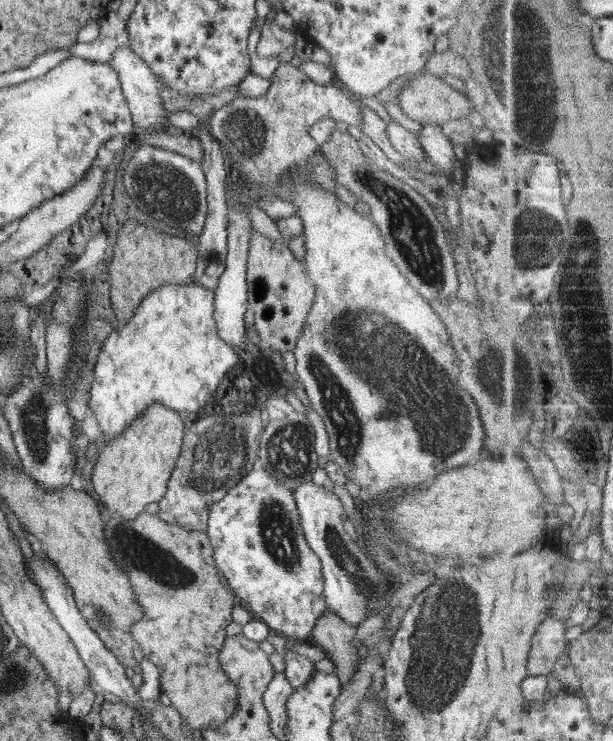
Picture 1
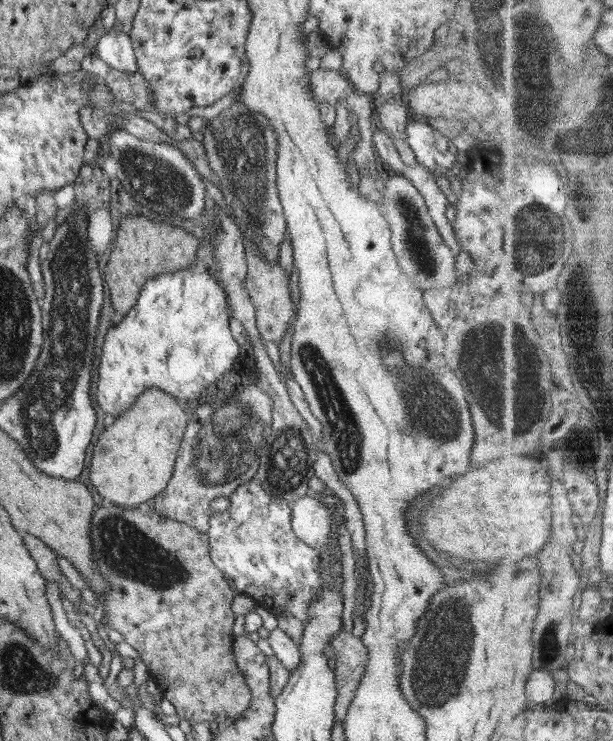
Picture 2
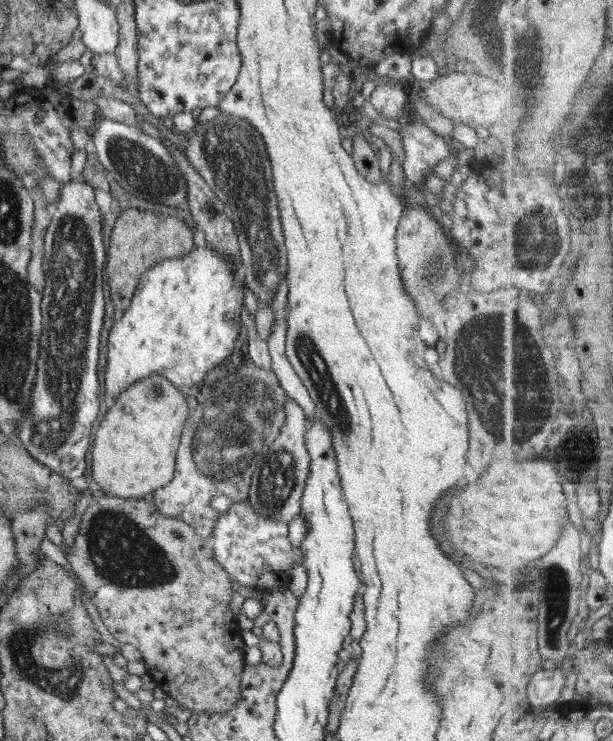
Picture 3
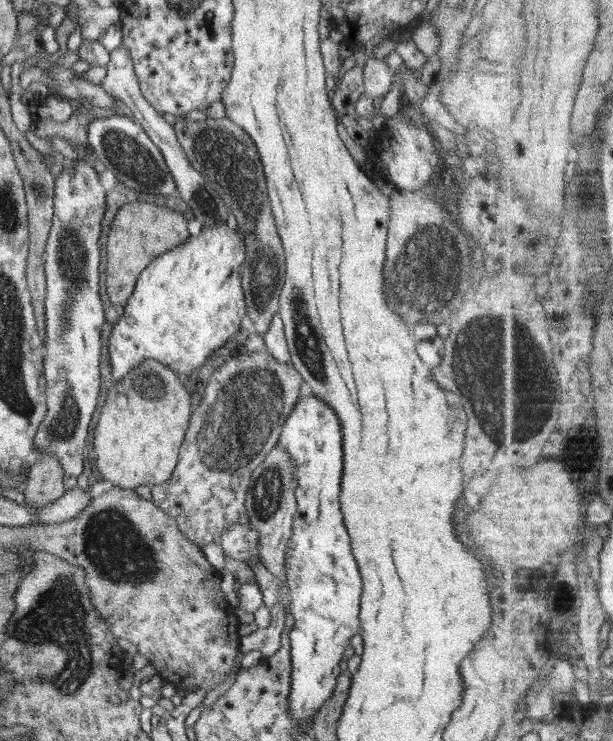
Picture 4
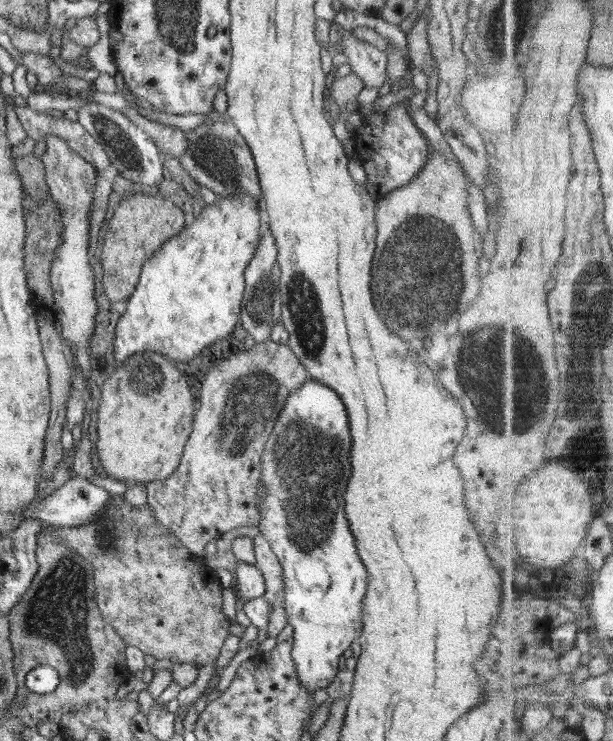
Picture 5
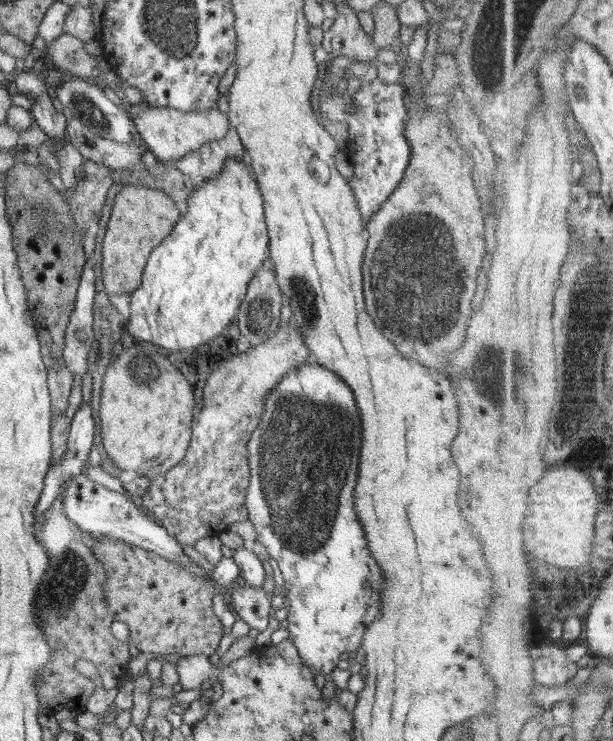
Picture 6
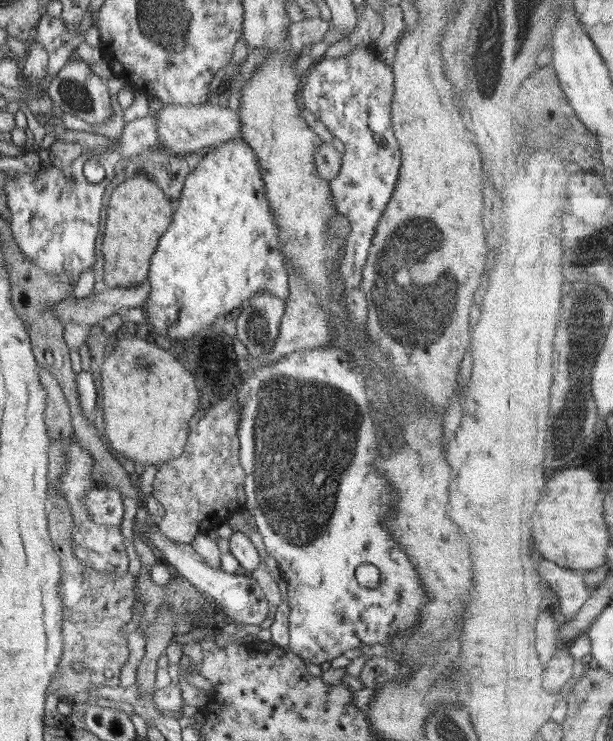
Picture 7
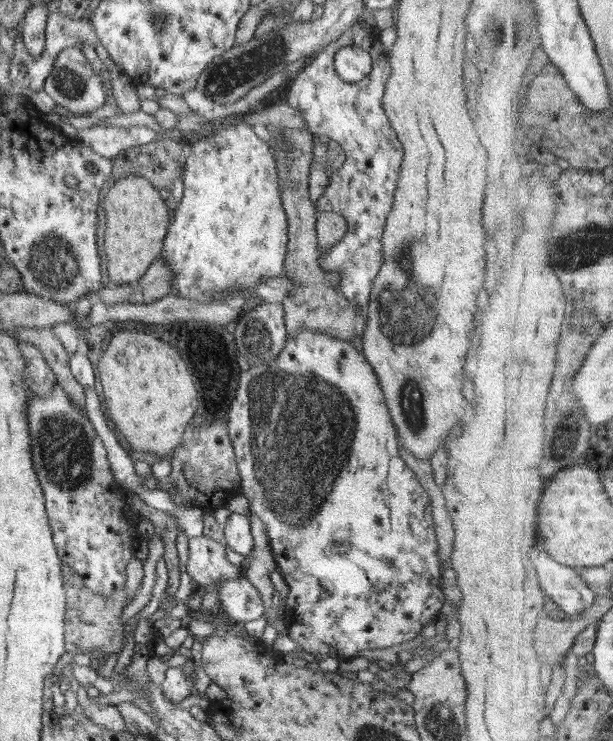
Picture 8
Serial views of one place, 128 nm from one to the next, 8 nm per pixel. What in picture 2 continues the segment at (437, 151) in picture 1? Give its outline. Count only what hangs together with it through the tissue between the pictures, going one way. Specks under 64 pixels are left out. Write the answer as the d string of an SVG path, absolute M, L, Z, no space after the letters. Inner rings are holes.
M420 120L408 122L406 142L416 155L418 164L438 174L445 175L460 158L456 146L448 137Z

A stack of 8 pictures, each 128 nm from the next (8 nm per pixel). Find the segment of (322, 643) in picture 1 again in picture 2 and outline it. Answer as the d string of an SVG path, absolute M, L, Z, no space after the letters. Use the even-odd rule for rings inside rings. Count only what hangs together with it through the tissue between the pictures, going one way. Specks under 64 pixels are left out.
M344 628L336 633L331 645L336 655L334 670L338 696L335 715L344 720L362 674L366 672L368 649L364 646L362 637L355 636L352 631L346 632Z

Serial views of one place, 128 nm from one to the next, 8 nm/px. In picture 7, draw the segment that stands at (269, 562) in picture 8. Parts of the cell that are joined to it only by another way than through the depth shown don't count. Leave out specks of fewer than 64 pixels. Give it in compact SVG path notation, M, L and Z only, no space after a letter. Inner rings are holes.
M256 531L249 538L250 541L252 541L252 544L254 544L254 547L256 547L258 555L260 555L260 564L258 564L256 570L252 571L251 577L256 579L260 589L264 592L264 595L270 604L270 612L268 612L268 616L271 617L275 615L278 606L282 603L280 588L270 571L266 568L265 558L268 556L268 552L267 547L264 546L262 534Z

